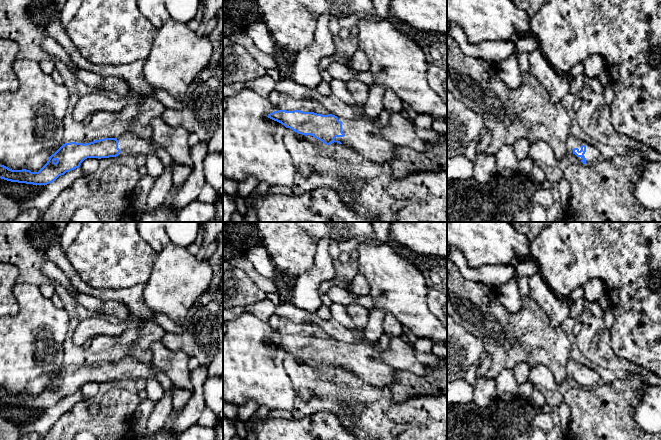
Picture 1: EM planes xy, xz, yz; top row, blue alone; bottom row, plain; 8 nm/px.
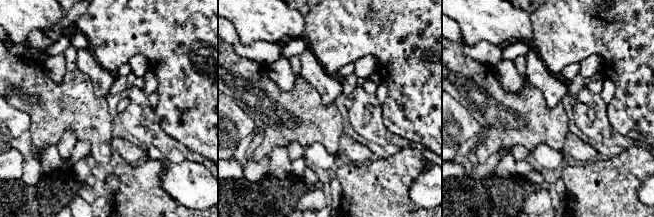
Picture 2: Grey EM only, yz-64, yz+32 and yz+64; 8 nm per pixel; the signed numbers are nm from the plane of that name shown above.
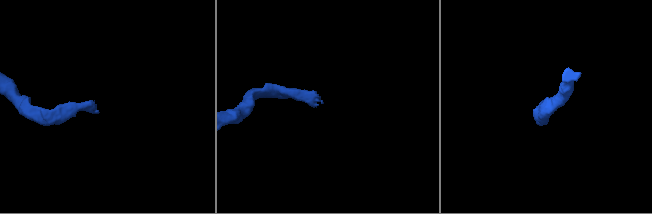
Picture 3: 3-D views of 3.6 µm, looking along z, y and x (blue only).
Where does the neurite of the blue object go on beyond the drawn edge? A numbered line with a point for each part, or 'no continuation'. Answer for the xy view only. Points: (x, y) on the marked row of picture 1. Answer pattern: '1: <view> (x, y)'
1: xy (129, 143)

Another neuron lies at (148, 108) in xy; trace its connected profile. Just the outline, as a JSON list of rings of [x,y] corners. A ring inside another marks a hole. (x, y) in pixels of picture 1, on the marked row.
[[[150,97],[141,99],[137,105],[138,114],[132,122],[129,132],[137,134],[146,141],[153,142],[151,120],[160,117],[165,107],[159,100]]]

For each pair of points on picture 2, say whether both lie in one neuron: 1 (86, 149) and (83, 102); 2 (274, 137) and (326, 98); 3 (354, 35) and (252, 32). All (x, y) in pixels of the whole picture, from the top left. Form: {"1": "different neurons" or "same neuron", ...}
{"1": "different neurons", "2": "different neurons", "3": "different neurons"}

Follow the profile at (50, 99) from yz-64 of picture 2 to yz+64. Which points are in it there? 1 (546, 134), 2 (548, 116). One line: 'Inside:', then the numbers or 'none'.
Inside: 1, 2

